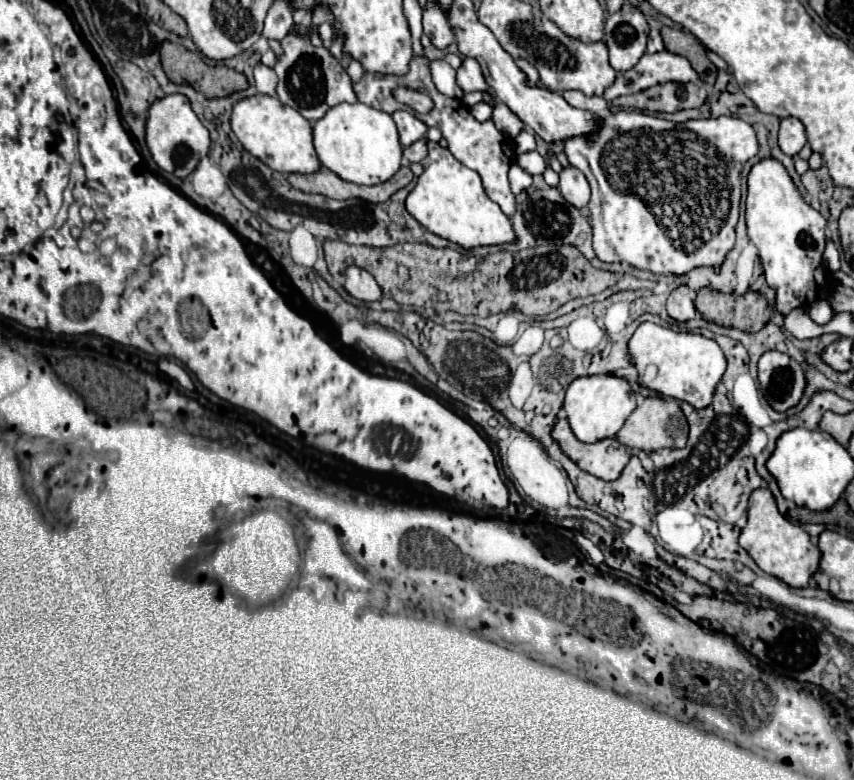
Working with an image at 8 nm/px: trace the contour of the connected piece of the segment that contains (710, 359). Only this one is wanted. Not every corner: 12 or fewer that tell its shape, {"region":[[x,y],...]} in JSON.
{"region":[[652,322],[628,350],[640,386],[712,404],[726,372],[714,340]]}

